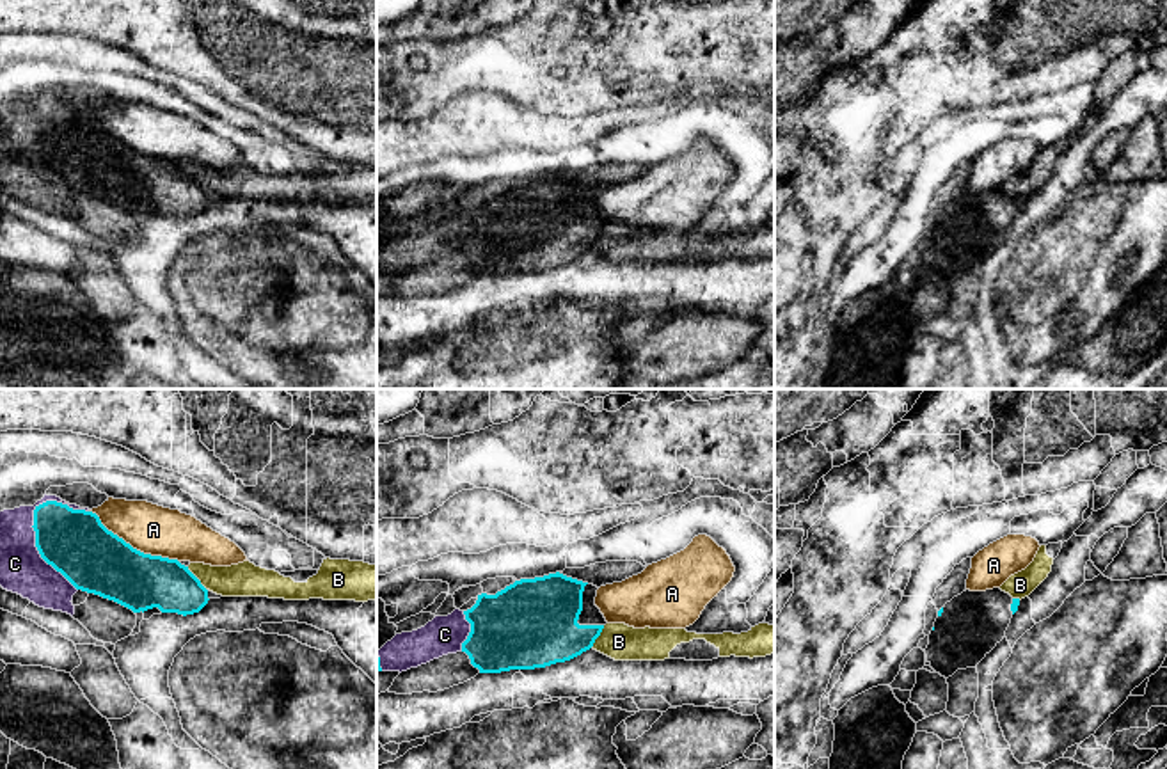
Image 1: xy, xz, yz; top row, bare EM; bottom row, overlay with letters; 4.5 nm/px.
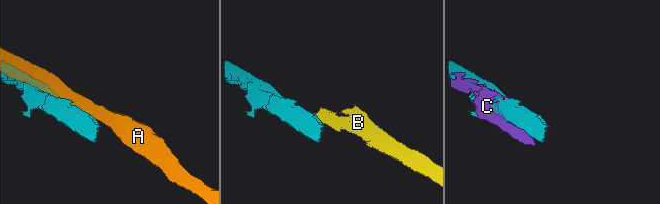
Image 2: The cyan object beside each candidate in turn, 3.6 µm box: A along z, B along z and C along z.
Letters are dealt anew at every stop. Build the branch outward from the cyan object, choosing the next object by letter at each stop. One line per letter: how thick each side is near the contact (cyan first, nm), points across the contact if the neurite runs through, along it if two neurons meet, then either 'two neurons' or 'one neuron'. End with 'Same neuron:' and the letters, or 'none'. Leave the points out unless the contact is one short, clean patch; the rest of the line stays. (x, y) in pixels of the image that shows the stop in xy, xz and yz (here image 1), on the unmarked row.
A: 300/220 nm | two neurons
B: 260/160 nm | along xy (187, 169), (206, 192) | two neurons
C: 300/200 nm | two neurons
Same neuron: none

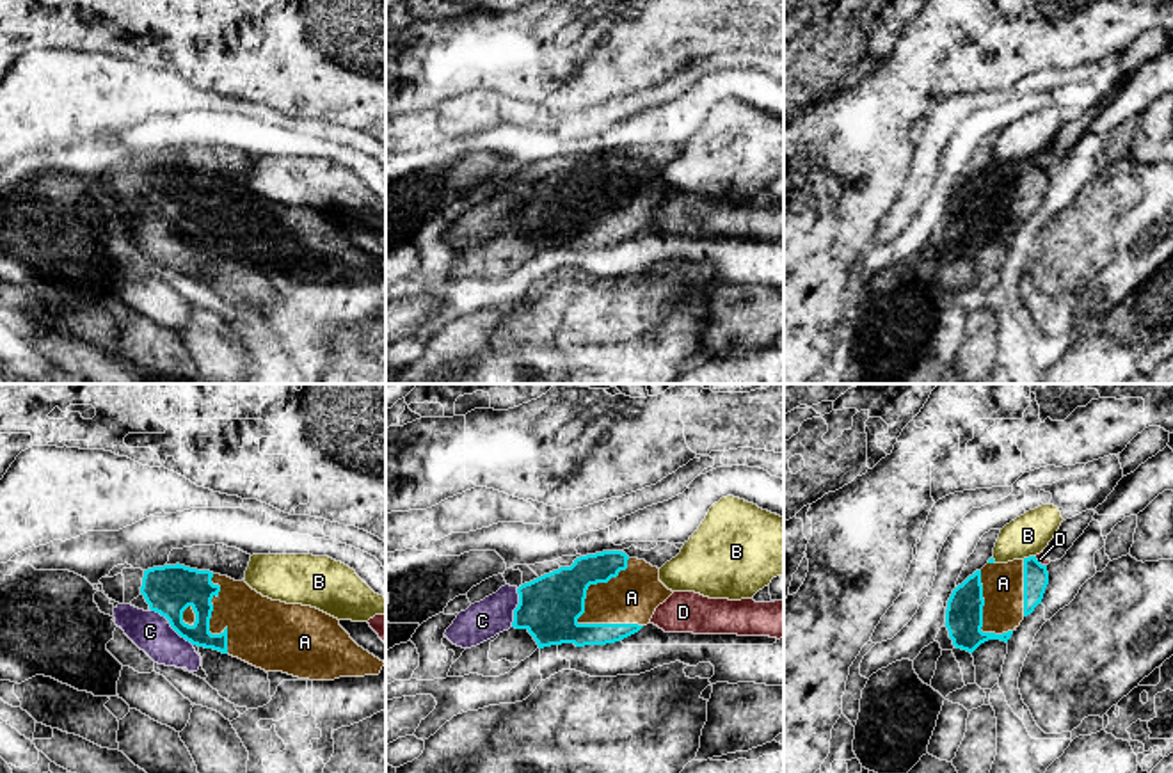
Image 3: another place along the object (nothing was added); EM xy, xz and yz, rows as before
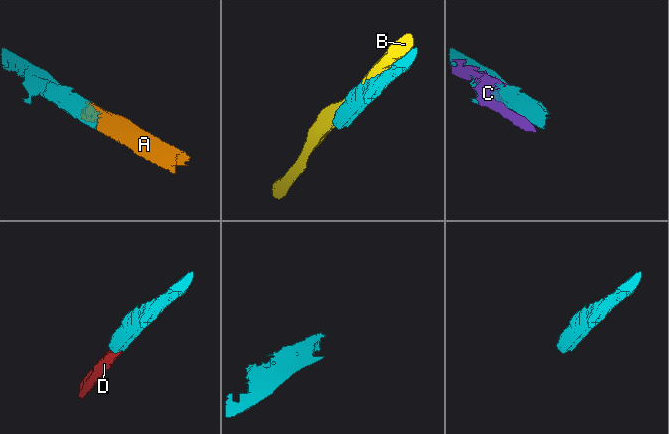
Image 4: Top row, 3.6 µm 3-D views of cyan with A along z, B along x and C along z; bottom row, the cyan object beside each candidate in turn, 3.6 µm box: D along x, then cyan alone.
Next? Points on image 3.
A: 280/240 nm | one neuron
B: 110/190 nm | two neurons
C: 220/180 nm | two neurons
D: 110/40 nm | along yz (1035, 159), (1045, 167) | two neurons
Same neuron: A

